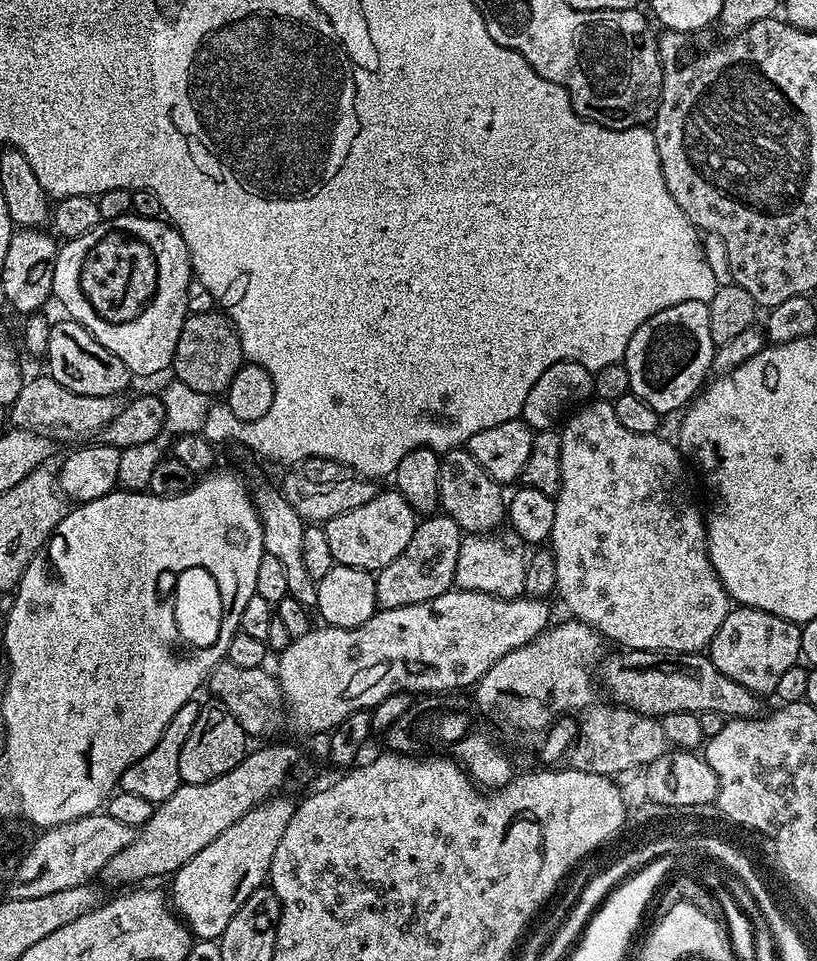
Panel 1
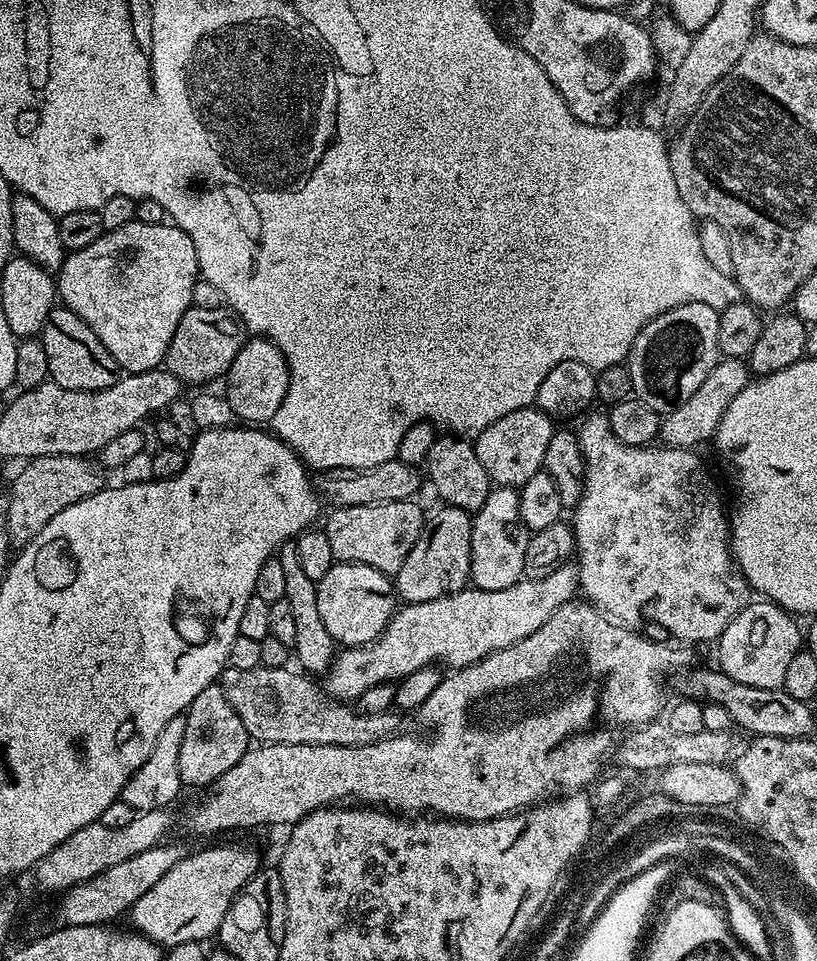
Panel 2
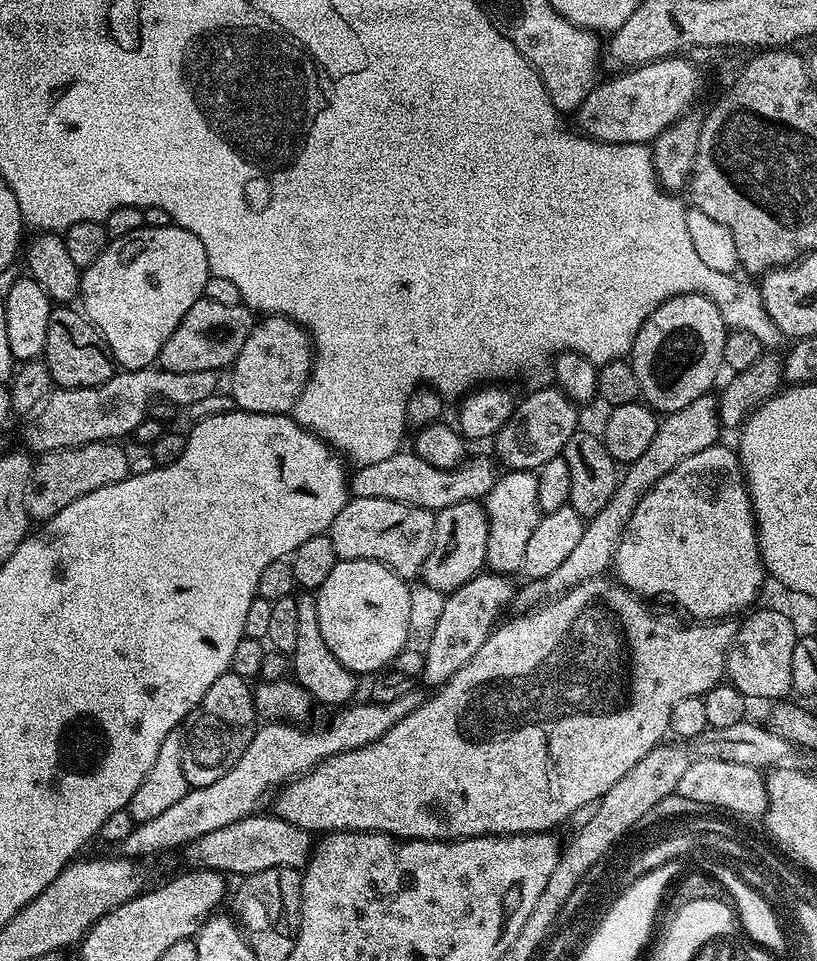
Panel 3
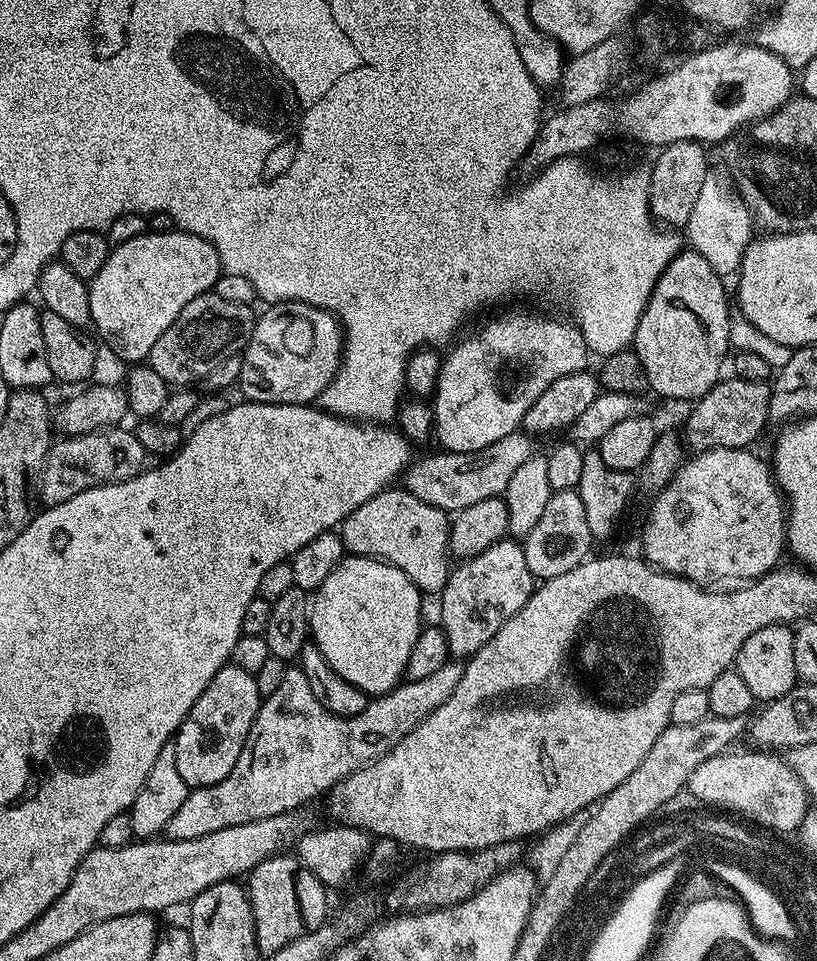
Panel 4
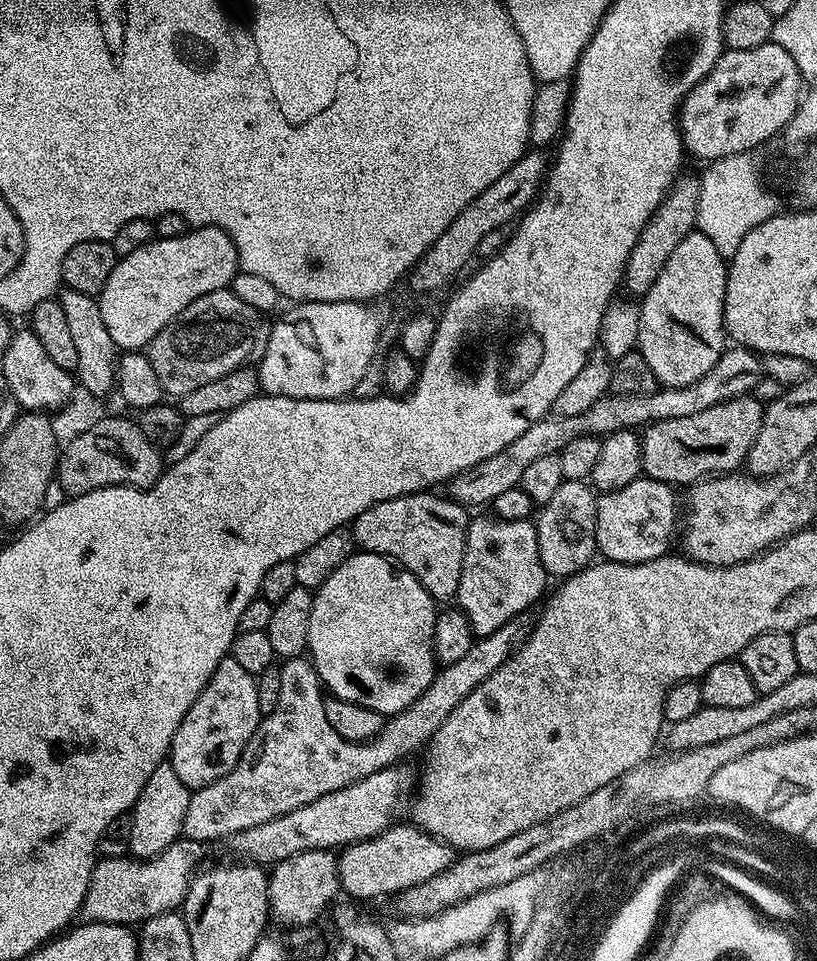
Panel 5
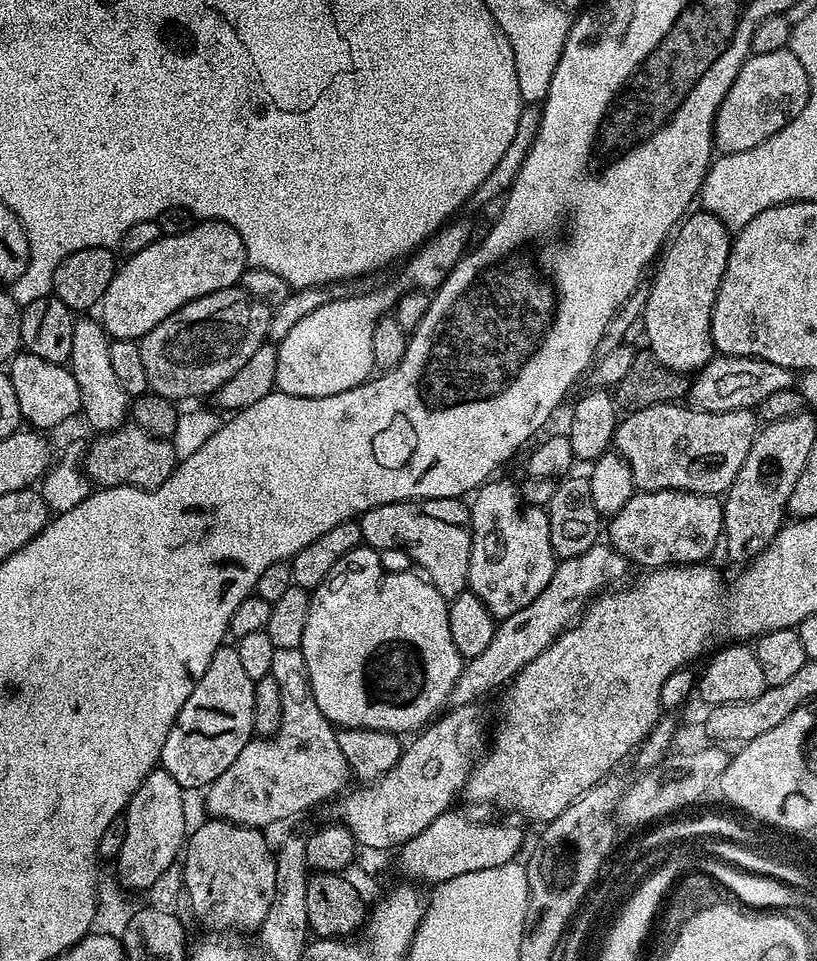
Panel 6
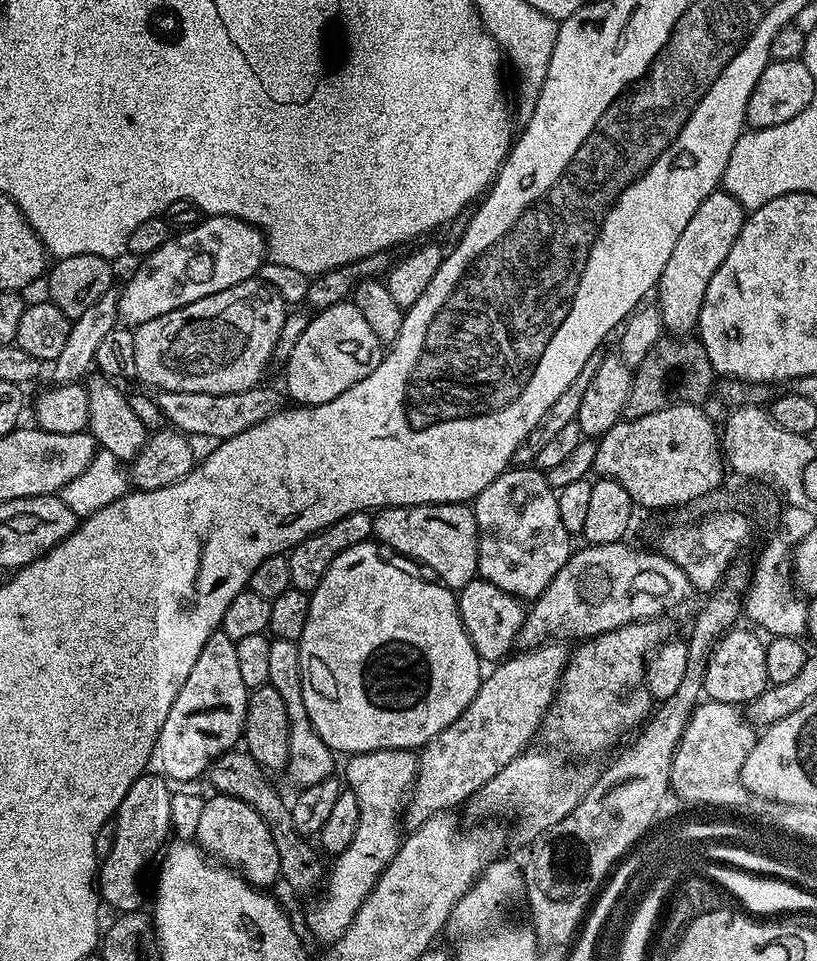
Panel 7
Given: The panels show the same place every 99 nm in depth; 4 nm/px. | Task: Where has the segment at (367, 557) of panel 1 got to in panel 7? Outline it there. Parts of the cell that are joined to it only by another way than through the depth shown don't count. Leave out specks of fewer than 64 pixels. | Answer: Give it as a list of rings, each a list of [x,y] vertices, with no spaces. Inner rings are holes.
[[[467,503],[407,504],[401,508],[381,508],[372,517],[372,536],[385,549],[393,548],[425,564],[433,572],[431,575],[446,588],[459,590],[477,579],[480,531],[476,515]]]

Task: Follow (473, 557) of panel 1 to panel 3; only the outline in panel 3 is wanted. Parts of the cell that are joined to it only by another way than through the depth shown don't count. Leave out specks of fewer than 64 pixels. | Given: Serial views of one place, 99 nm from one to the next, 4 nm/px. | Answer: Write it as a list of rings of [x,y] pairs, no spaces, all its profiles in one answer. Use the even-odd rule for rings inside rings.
[[[508,470],[497,479],[482,503],[488,511],[488,541],[486,542],[485,565],[501,574],[519,573],[524,567],[526,542],[534,526],[538,526],[541,510],[538,506],[538,476],[526,470]]]

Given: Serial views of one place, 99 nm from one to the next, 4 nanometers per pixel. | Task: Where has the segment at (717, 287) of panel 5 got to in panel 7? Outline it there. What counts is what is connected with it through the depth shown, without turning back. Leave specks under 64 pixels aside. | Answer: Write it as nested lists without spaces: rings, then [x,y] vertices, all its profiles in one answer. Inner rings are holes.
[[[723,190],[711,192],[694,210],[694,218],[682,230],[678,243],[666,262],[666,270],[662,270],[658,293],[660,292],[660,317],[665,329],[672,334],[688,334],[700,323],[702,298],[706,294],[706,286],[710,286],[710,278],[714,278],[714,270],[726,262],[726,254],[730,254],[730,246],[738,238],[746,219],[746,210],[732,195]]]

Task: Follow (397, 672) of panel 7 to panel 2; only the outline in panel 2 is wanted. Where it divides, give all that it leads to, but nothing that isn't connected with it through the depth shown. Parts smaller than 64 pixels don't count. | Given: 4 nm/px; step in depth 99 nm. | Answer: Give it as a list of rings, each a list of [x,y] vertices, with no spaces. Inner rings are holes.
[[[337,562],[326,573],[326,578],[316,581],[316,589],[322,623],[330,630],[330,638],[340,646],[359,648],[361,644],[373,644],[398,608],[393,581],[385,573],[374,570],[374,566]]]

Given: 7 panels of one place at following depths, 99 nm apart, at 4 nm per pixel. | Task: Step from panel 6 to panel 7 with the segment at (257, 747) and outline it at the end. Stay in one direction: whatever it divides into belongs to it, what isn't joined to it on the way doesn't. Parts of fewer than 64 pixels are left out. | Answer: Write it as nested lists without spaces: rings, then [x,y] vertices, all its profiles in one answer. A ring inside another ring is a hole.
[[[273,639],[270,646],[270,674],[268,684],[282,694],[288,711],[290,722],[290,754],[288,755],[288,767],[286,775],[298,784],[301,789],[314,786],[315,783],[333,775],[332,759],[334,753],[331,748],[322,742],[318,736],[318,730],[310,722],[306,714],[306,702],[302,702],[302,674],[300,673],[300,645],[295,640]]]

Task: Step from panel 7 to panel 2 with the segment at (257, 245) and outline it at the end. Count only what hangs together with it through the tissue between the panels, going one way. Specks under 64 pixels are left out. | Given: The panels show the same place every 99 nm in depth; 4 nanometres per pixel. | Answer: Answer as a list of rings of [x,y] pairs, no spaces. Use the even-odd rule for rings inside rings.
[[[133,220],[131,224],[122,226],[113,232],[104,232],[98,238],[98,242],[90,242],[90,246],[82,246],[82,250],[68,252],[64,257],[64,264],[58,273],[58,296],[61,301],[74,314],[78,314],[94,330],[94,334],[114,354],[114,358],[120,364],[125,373],[144,372],[152,369],[159,369],[164,362],[164,355],[168,353],[170,338],[174,338],[174,330],[178,330],[178,322],[182,322],[182,314],[192,307],[192,295],[194,286],[200,276],[198,266],[198,254],[194,254],[194,242],[190,242],[190,234],[186,234],[171,222],[163,222],[158,225],[144,225],[138,220]]]

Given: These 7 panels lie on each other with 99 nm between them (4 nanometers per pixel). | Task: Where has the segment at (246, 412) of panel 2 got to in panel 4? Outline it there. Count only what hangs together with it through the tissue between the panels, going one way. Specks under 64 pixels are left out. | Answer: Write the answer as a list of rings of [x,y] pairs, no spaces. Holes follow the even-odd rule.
[[[297,300],[272,302],[264,313],[256,316],[256,325],[244,346],[242,370],[238,388],[244,391],[243,399],[253,404],[306,404],[319,401],[322,390],[330,386],[342,363],[344,337],[340,321],[325,308],[315,308]]]

